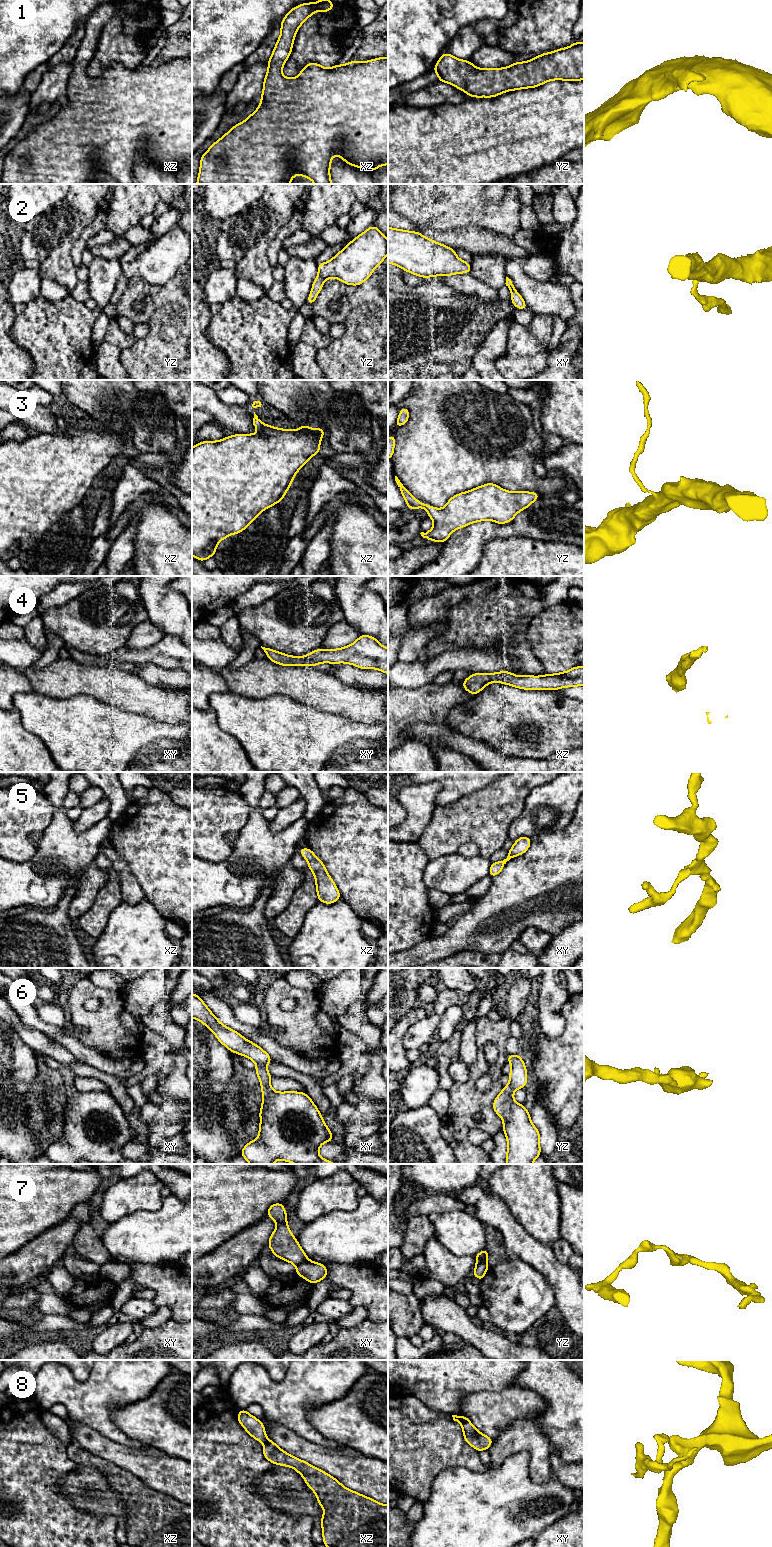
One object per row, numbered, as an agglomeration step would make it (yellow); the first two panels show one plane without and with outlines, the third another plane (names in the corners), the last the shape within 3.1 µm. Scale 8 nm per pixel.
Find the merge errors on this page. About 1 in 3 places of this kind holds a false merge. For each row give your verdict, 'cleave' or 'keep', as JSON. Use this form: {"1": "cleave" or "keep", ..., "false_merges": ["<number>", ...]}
{"1": "keep", "2": "keep", "3": "keep", "4": "keep", "5": "keep", "6": "keep", "7": "cleave", "8": "cleave", "false_merges": ["7", "8"]}

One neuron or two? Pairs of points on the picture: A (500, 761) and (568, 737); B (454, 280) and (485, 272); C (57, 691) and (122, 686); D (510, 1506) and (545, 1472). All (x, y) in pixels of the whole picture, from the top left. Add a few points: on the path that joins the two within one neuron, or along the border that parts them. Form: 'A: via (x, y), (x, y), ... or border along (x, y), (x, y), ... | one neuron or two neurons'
A: border along (490, 748), (511, 756), (535, 759) | two neurons
B: border along (470, 273), (492, 288) | two neurons
C: via (73, 686), (106, 686) | one neuron
D: border along (529, 1459), (533, 1481), (553, 1478) | two neurons

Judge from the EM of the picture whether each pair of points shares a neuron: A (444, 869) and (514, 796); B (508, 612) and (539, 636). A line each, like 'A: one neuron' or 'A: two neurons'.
A: two neurons
B: two neurons

